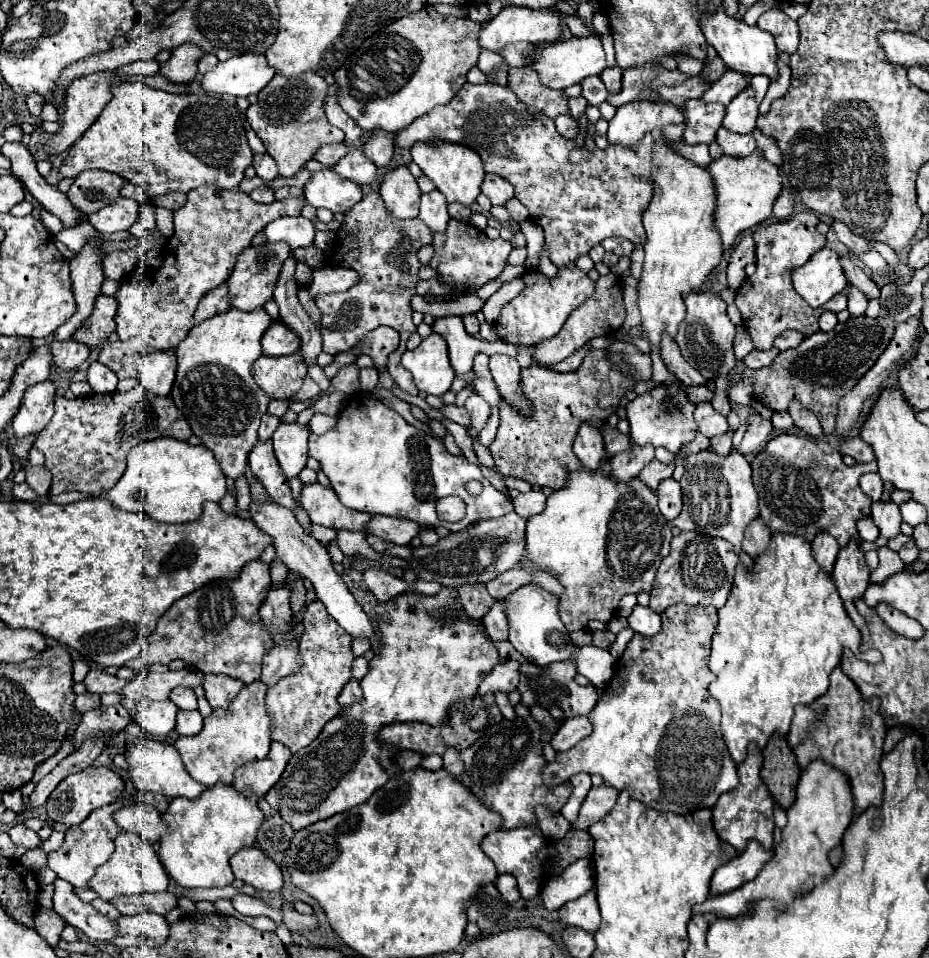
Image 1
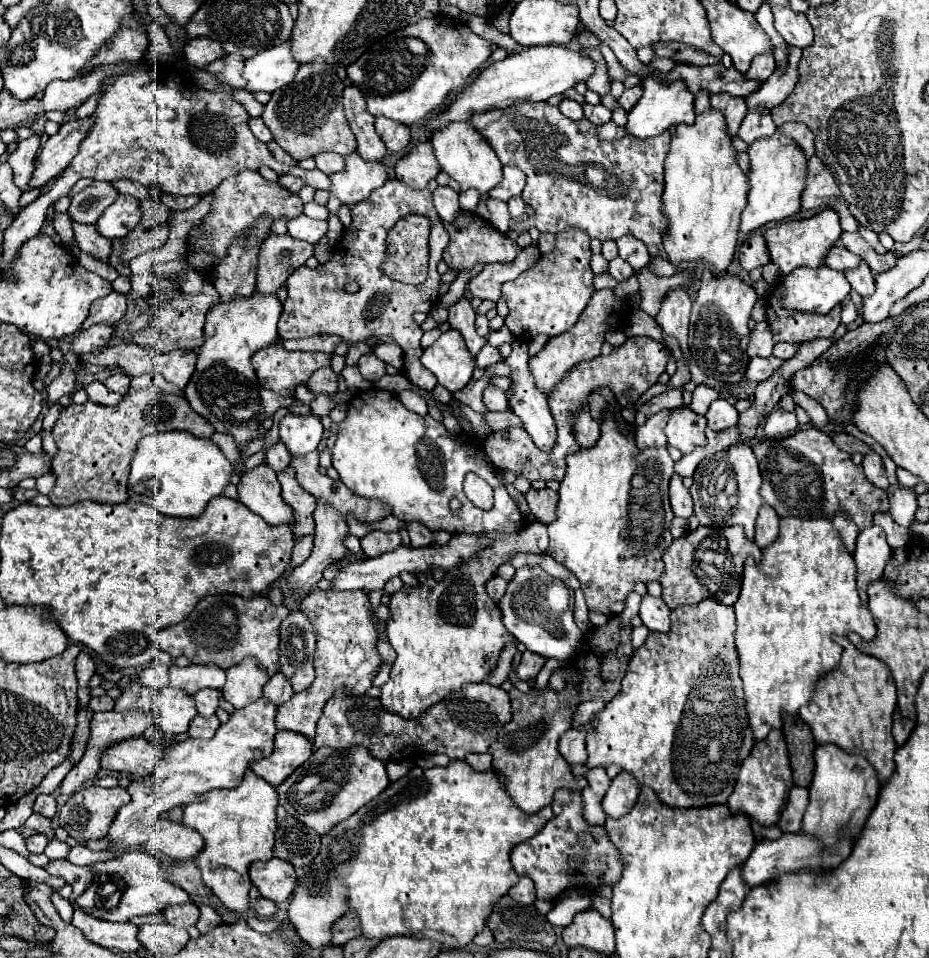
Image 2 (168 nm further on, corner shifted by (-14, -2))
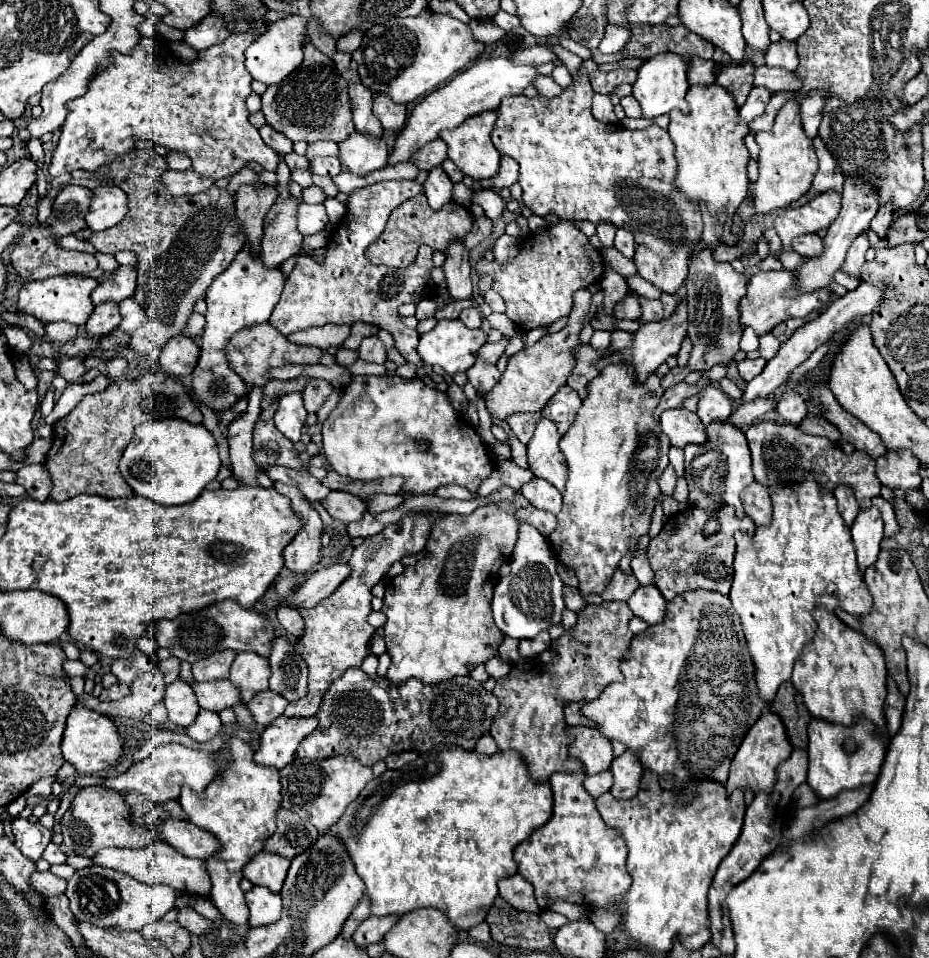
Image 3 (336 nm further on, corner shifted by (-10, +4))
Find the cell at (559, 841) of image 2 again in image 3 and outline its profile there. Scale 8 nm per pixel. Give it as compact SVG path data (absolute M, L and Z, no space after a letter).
M554 773L550 777L550 787L554 795L552 819L542 829L536 829L522 845L514 849L514 861L518 863L518 873L534 885L534 895L542 909L558 899L594 907L608 907L610 903L620 905L622 895L630 887L630 875L626 871L628 849L622 843L618 831L614 831L602 821L600 813L596 811L594 797L588 795L588 791L582 787L582 781L584 773Z

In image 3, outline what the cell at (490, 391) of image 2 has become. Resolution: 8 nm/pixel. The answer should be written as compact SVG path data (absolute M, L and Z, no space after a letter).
M480 359L466 371L466 375L468 375L468 381L474 385L474 389L482 391L482 393L492 391L492 387L500 379L500 371L496 369L496 365L488 365Z

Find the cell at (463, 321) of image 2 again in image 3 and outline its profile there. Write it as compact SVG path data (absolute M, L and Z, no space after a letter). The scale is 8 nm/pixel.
M456 241L448 251L446 251L446 263L444 263L444 273L446 273L446 283L448 283L448 293L454 301L470 299L472 297L472 281L470 281L470 263L468 263L468 251L464 249L462 241Z

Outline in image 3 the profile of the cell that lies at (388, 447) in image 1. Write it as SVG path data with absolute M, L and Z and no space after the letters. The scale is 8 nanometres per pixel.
M396 375L354 377L352 383L344 389L338 407L324 421L322 445L328 463L338 475L358 481L404 477L402 491L412 495L416 493L430 495L442 485L456 483L466 487L476 497L480 483L488 479L494 469L490 451L482 443L476 429L456 415L456 411L448 403L446 393L428 387L418 377L412 381L402 381Z

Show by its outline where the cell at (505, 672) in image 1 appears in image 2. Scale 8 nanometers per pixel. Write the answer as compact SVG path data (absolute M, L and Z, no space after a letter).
M524 651L522 653L522 659L520 659L520 663L518 663L518 667L516 667L516 671L518 671L518 677L522 679L522 681L526 681L528 677L536 677L538 675L538 671L540 671L540 667L546 663L546 657L538 657L538 653L530 653L530 651Z

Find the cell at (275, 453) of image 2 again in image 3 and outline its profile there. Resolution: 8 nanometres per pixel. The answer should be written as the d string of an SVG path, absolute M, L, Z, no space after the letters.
M274 465L274 467L270 467L270 469L266 471L266 475L268 475L272 481L280 481L280 483L284 483L284 485L294 485L294 487L298 487L310 503L322 503L324 497L330 493L330 489L324 487L316 477L312 477L312 475L308 473L308 469L296 471L296 469L288 469L288 467Z

